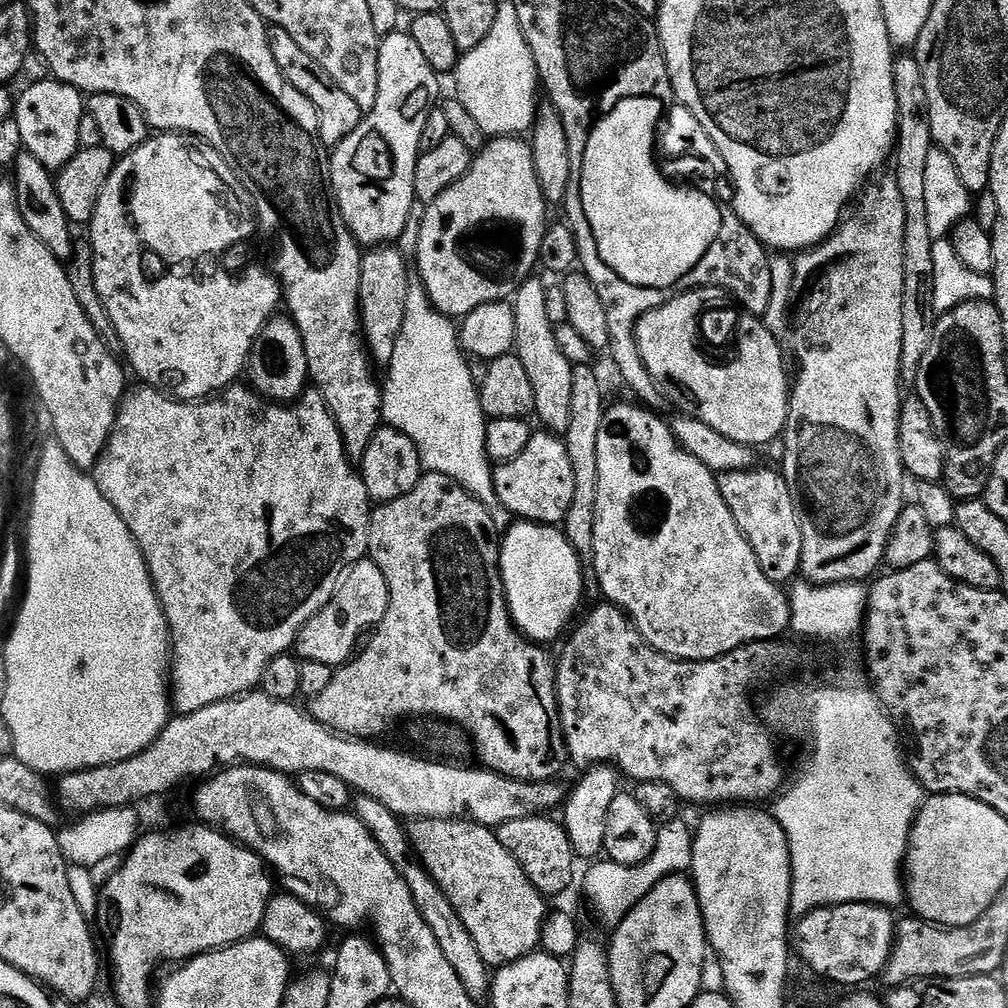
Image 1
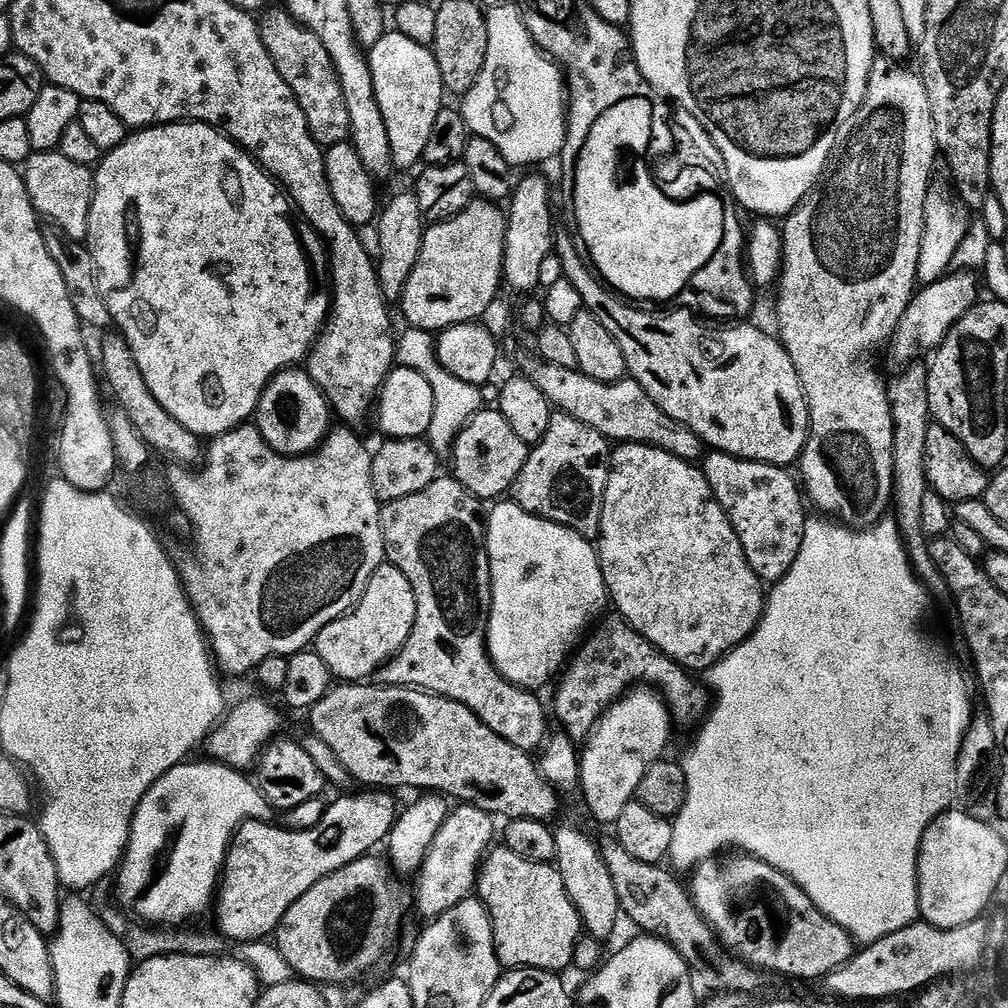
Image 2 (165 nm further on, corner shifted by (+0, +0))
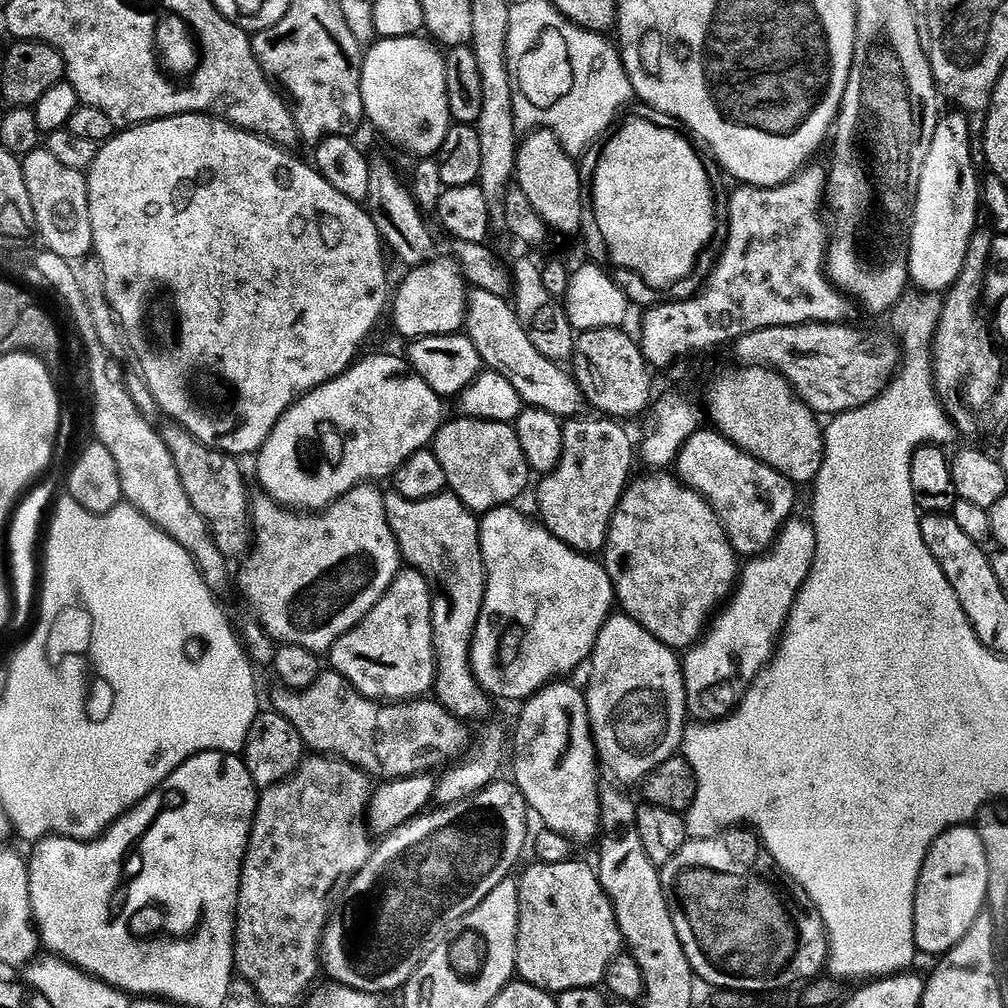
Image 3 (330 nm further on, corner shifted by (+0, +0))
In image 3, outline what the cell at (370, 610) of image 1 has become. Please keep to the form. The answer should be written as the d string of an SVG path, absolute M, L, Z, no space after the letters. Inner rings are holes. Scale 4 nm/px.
M405 567L386 594L355 628L333 646L331 667L369 700L407 702L433 691L436 651L432 637L432 587L415 568Z

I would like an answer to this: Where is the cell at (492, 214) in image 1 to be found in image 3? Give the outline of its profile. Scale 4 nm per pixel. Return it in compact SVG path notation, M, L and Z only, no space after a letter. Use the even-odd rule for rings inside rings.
M433 258L426 264L420 264L411 269L408 277L400 284L400 289L395 289L394 299L390 304L390 316L396 319L396 328L407 338L419 338L422 336L451 336L459 333L465 327L468 314L468 297L470 295L469 285L464 279L460 265L455 259L439 260Z

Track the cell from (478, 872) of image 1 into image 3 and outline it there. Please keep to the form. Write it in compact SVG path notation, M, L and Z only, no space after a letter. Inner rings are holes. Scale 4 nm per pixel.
M569 858L561 864L542 864L532 862L532 865L524 872L524 877L519 877L518 887L520 889L520 925L518 926L518 934L516 935L516 971L515 975L519 977L523 983L532 984L536 988L541 988L544 992L559 994L566 990L574 990L575 988L595 988L604 979L607 967L610 966L612 960L618 956L625 947L624 935L620 933L620 927L616 921L616 915L612 909L610 898L605 894L604 887L600 884L600 877L597 869L592 868L588 864L579 864L576 858Z

